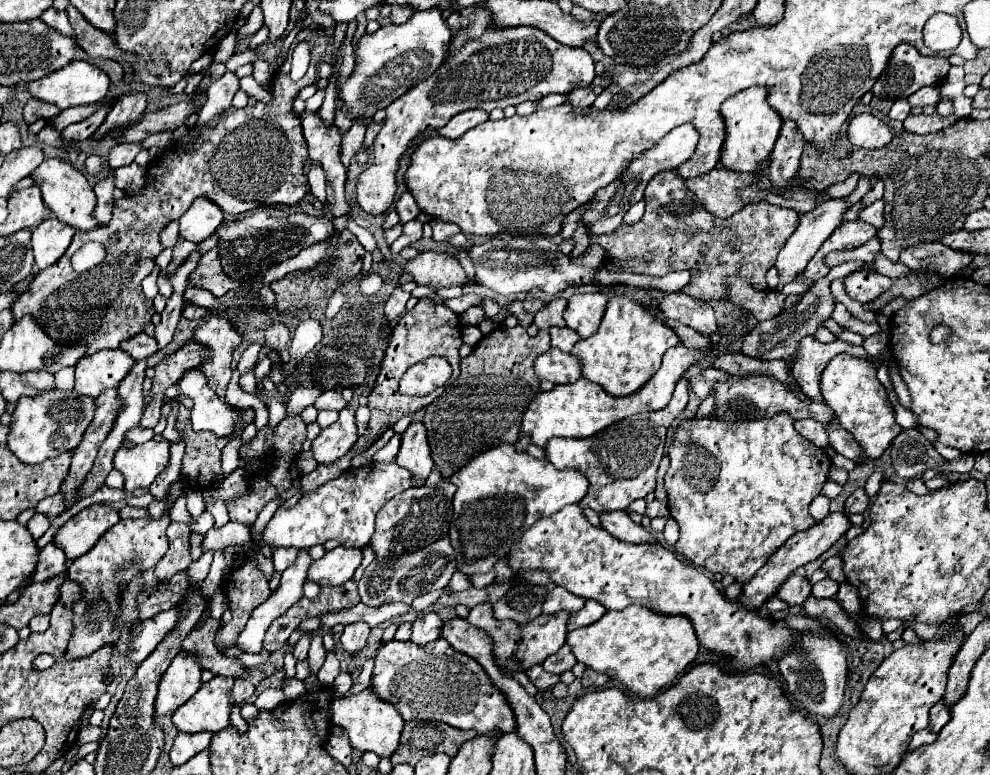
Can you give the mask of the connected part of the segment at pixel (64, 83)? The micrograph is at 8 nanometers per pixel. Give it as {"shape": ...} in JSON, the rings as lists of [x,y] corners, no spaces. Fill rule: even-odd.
{"shape":[[[70,61],[66,67],[50,73],[38,81],[28,83],[28,89],[32,91],[32,95],[36,99],[54,103],[60,107],[60,111],[64,111],[64,109],[70,109],[76,105],[88,105],[88,103],[96,103],[96,101],[104,99],[110,89],[110,79],[102,69],[98,69],[96,65],[92,65],[88,61]]]}

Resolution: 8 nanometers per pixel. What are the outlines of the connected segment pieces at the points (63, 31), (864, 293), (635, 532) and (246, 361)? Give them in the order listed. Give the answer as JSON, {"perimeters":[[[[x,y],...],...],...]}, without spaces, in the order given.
{"perimeters":[[[[50,7],[50,9],[46,9],[46,11],[42,13],[40,19],[42,19],[48,27],[52,27],[54,31],[58,31],[60,35],[66,35],[66,37],[76,39],[76,33],[74,33],[74,29],[72,29],[72,25],[70,25],[70,21],[68,21],[68,17],[66,17],[64,11],[56,11],[54,7]]],[[[854,271],[844,279],[844,285],[852,299],[868,303],[886,293],[894,285],[894,279],[884,277],[876,271]]],[[[612,511],[600,515],[602,527],[616,539],[626,541],[626,543],[656,543],[654,535],[648,533],[642,525],[632,523],[626,511]]],[[[252,343],[252,345],[248,345],[248,347],[246,347],[246,351],[242,353],[242,357],[240,357],[240,363],[238,363],[238,371],[240,371],[240,373],[244,373],[244,371],[250,371],[250,369],[256,365],[260,349],[262,349],[262,345],[258,345],[258,343]]]]}

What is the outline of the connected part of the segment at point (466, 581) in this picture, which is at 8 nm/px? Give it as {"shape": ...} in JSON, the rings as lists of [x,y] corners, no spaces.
{"shape":[[[456,571],[449,582],[449,587],[451,592],[460,592],[473,588],[473,584],[467,575]]]}

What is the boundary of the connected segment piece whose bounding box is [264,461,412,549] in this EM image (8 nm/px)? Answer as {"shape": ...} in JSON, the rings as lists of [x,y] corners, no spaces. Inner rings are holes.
{"shape":[[[372,461],[362,467],[350,467],[338,479],[332,479],[316,491],[304,495],[294,507],[278,509],[264,531],[264,541],[272,547],[308,549],[328,539],[340,541],[344,547],[368,545],[374,531],[374,515],[398,493],[412,487],[412,475],[396,461]]]}

